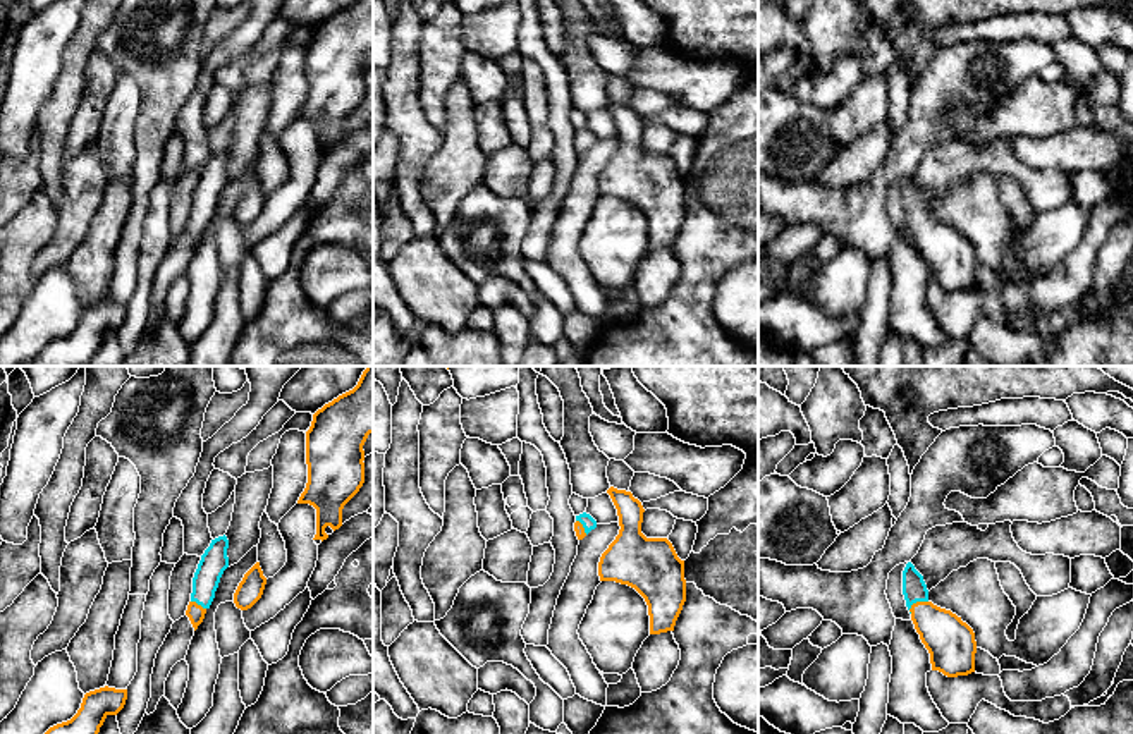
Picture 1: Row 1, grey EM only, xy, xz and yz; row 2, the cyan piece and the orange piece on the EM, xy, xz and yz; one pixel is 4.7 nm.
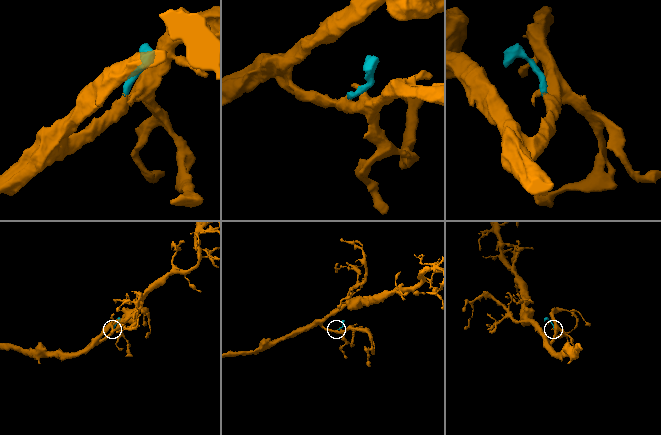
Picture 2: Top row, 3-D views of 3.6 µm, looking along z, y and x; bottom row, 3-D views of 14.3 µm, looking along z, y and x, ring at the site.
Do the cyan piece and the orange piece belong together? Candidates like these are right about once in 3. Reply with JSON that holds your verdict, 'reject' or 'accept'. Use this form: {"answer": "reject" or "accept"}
{"answer": "accept"}

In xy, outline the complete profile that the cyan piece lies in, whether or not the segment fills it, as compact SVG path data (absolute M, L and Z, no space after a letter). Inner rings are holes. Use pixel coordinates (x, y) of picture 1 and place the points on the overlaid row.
M225 535L211 540L194 572L191 602L186 610L194 631L203 622L205 614L215 598L220 578L229 567L227 548L229 540Z

